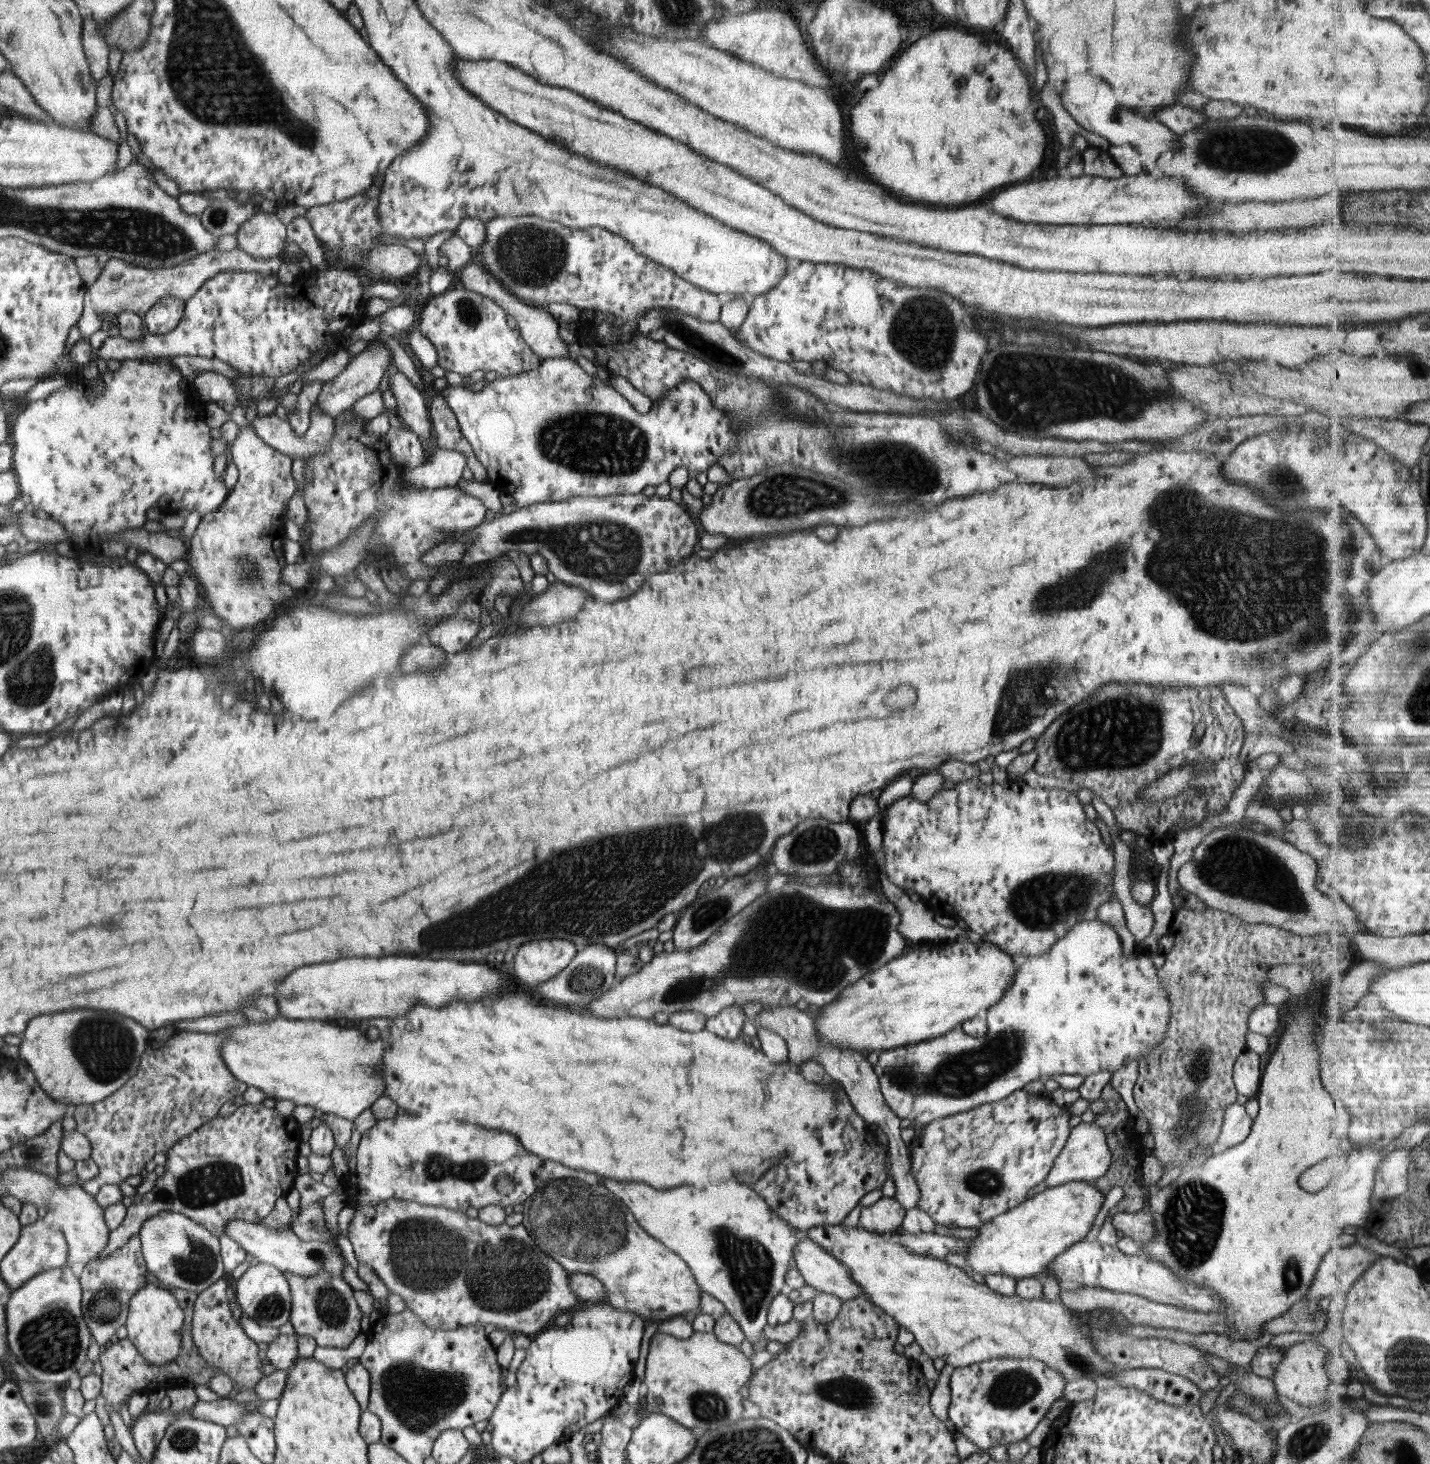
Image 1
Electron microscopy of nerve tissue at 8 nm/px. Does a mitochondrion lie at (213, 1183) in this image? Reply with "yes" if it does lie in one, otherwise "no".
yes

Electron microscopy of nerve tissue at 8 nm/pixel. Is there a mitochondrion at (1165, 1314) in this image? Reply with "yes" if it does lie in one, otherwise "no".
no

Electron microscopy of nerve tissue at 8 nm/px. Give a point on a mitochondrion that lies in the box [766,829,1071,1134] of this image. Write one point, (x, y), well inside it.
(962, 1074)

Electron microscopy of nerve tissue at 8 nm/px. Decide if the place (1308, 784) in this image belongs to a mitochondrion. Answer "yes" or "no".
yes

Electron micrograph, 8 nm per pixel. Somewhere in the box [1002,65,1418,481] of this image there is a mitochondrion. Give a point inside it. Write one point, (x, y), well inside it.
(1244, 148)

